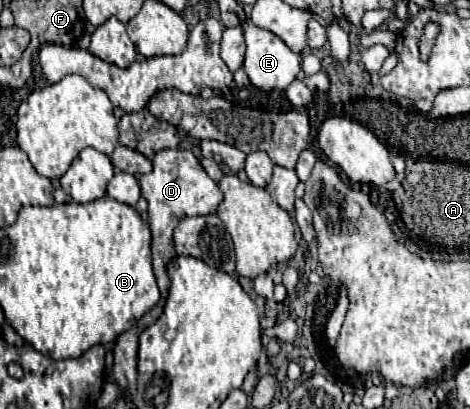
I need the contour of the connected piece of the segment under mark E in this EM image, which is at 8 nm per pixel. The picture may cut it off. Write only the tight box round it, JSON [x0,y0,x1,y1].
[241,19,301,91]

